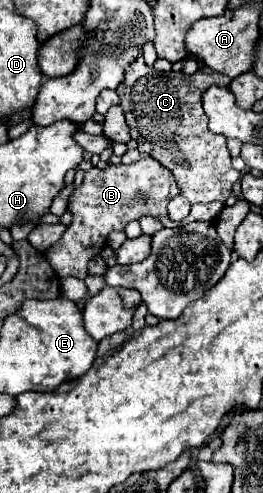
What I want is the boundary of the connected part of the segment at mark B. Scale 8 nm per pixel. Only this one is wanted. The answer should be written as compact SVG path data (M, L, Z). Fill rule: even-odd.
M141 158L139 162L129 166L109 164L105 170L91 168L89 172L85 172L83 184L75 188L75 192L69 196L67 210L71 212L73 220L63 232L63 236L57 240L57 244L47 250L45 256L49 264L61 278L85 278L87 262L101 254L107 236L115 230L123 230L131 220L155 216L163 226L175 226L175 222L167 216L167 202L177 194L179 186L175 184L175 178L165 166L161 166L153 158Z

